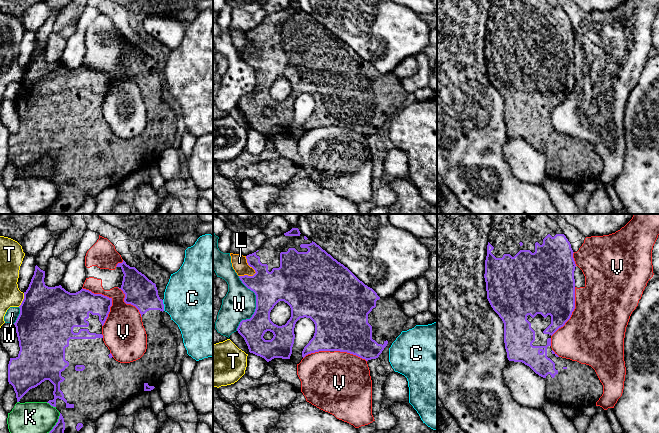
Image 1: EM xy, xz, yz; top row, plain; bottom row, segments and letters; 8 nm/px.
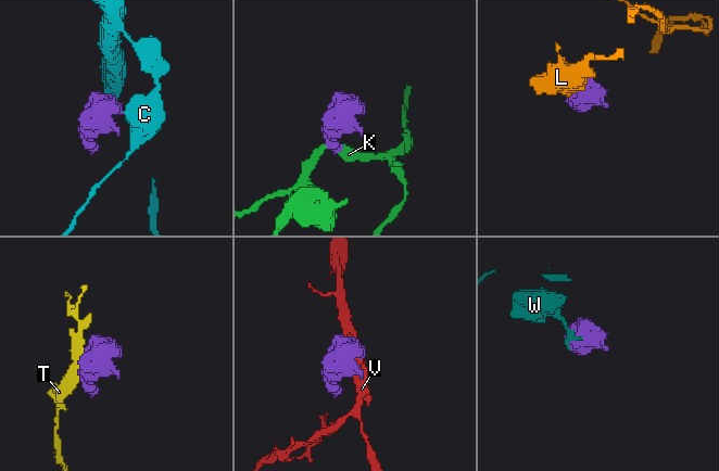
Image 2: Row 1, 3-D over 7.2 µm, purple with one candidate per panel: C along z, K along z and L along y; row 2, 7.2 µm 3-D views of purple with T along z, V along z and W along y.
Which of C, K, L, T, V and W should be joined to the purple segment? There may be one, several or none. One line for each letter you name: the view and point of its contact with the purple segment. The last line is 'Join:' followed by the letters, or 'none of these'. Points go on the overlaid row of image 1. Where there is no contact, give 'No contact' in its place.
Join: none of these

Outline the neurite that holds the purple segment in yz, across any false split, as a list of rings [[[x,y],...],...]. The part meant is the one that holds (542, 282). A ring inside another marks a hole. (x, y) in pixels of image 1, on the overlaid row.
[[[492,214],[485,260],[487,299],[504,323],[504,343],[509,361],[522,362],[546,381],[547,398],[576,411],[596,404],[603,385],[586,364],[559,357],[551,348],[551,336],[570,319],[575,309],[575,261],[571,244],[558,223],[546,214]]]

